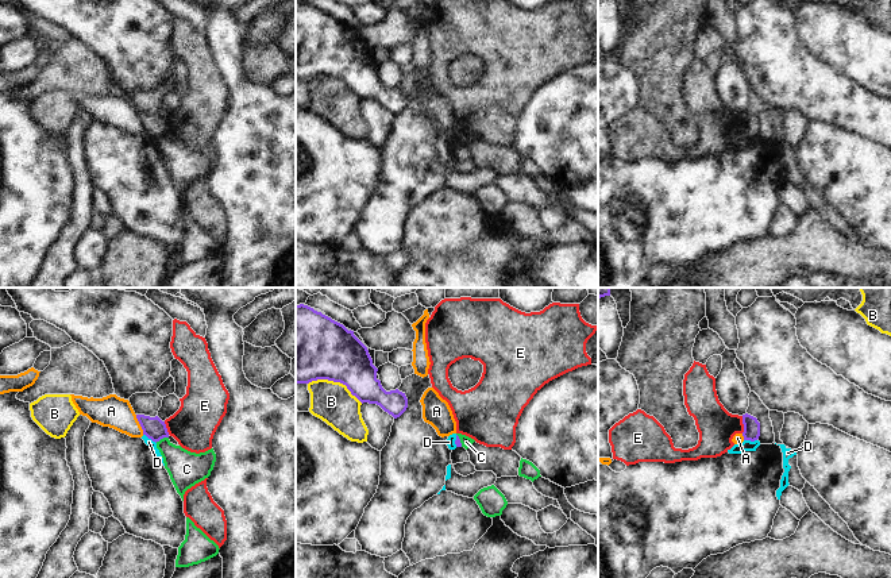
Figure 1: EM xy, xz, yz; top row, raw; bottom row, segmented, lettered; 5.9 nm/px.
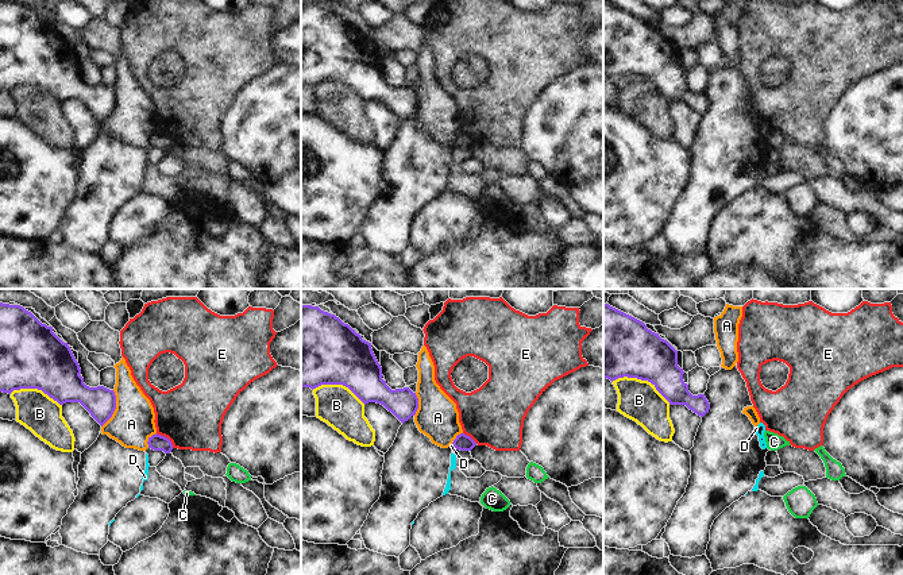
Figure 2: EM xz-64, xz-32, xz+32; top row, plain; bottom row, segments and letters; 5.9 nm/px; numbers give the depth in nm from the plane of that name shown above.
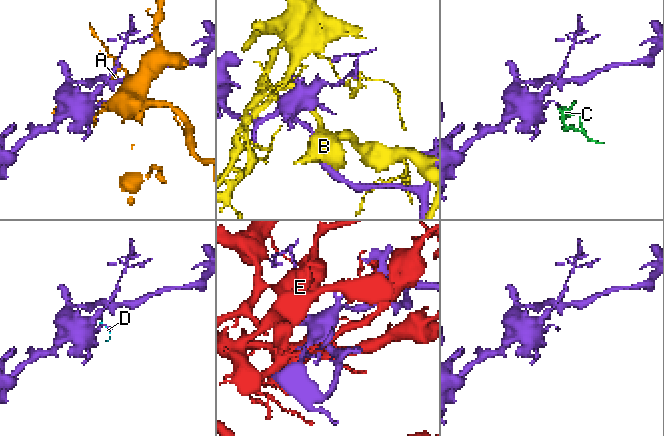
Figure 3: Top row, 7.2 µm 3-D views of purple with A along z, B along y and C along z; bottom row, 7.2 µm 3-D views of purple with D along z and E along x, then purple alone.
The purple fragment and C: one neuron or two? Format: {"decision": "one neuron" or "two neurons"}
{"decision": "two neurons"}

